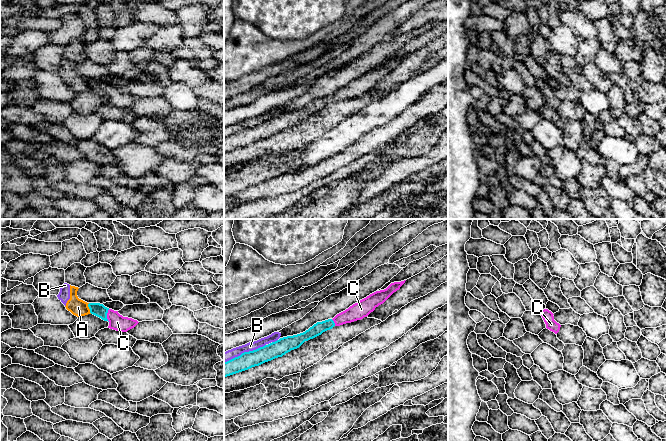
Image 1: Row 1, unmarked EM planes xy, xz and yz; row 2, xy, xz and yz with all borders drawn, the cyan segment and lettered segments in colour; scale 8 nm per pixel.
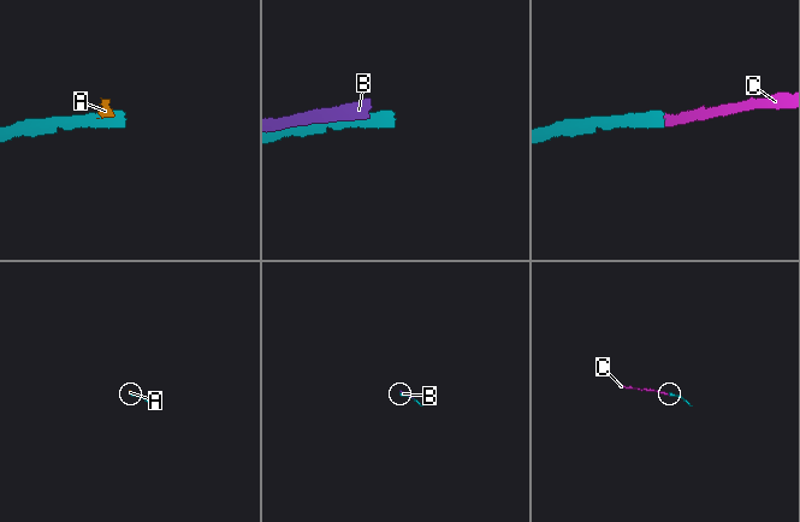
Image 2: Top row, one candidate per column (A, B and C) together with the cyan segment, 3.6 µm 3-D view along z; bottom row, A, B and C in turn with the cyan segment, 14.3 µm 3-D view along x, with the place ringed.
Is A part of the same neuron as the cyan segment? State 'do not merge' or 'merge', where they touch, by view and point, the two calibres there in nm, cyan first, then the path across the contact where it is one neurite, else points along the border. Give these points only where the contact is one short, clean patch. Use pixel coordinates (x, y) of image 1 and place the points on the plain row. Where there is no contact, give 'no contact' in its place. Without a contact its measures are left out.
do not merge | xy (89, 84) | 110/140 nm | along xy (88, 79), (91, 89)

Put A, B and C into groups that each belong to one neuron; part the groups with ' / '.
A B / C

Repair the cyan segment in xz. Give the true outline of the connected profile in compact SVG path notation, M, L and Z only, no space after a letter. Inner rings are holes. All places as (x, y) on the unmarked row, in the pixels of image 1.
M405 57L391 59L386 65L370 70L345 87L337 90L333 95L317 98L303 109L280 114L275 118L253 127L244 128L240 132L224 138L224 153L282 133L291 126L299 124L305 117L321 111L334 102L351 99L367 93L376 83L383 80L394 68L399 66Z

